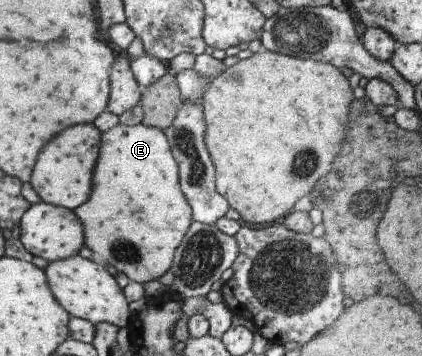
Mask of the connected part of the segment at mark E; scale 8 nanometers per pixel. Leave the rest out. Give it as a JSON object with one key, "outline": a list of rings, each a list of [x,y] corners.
{"outline":[[[140,122],[131,126],[119,123],[103,132],[89,199],[74,212],[84,227],[84,244],[104,257],[119,273],[125,273],[131,282],[149,283],[172,269],[175,250],[194,219],[191,206],[181,191],[178,163],[164,130]]]}

